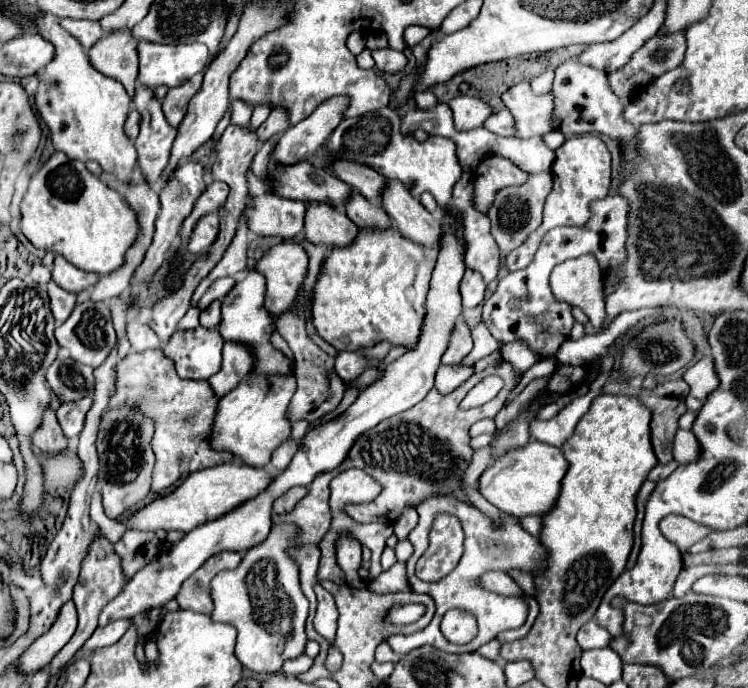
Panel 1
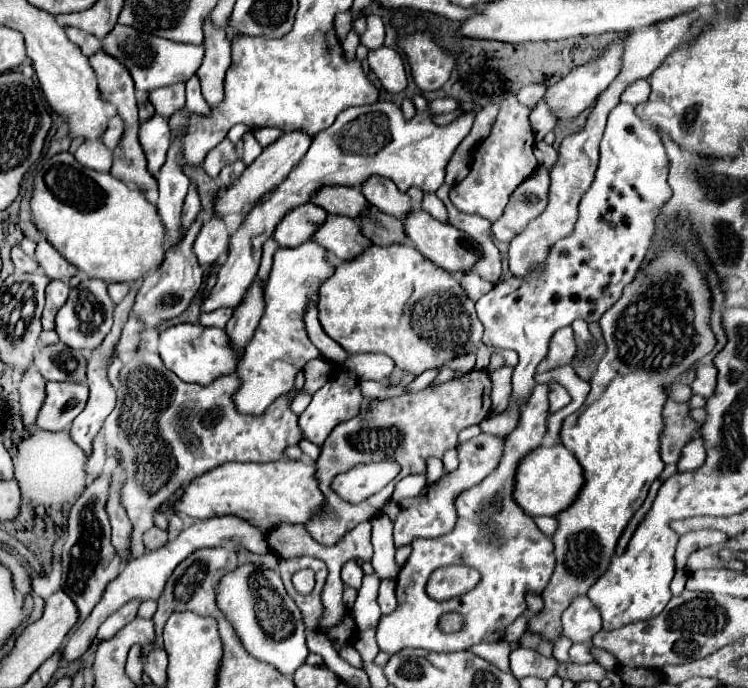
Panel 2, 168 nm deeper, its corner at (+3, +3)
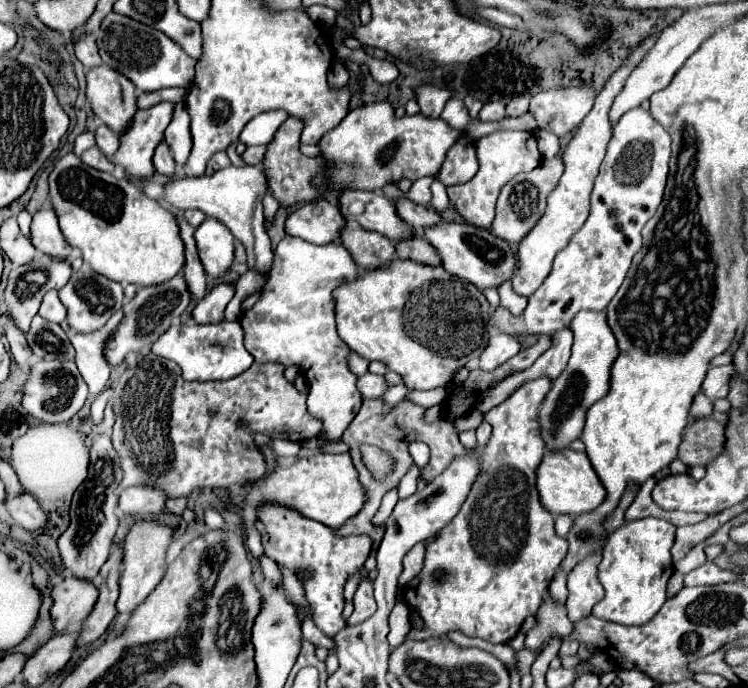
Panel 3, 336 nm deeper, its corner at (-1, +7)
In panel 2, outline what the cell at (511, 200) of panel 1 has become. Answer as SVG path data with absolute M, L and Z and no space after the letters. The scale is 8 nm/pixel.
M539 166L533 176L529 176L515 188L515 192L509 196L509 204L505 206L503 216L491 226L495 240L511 242L533 218L537 218L545 210L549 172L549 168Z

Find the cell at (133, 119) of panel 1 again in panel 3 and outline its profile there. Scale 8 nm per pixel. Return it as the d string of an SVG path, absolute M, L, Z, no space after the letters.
M101 124L101 126L97 128L95 138L97 138L97 146L103 150L103 154L105 154L107 158L111 158L111 156L117 152L119 144L121 144L119 136L117 136L111 128L107 128L105 124Z

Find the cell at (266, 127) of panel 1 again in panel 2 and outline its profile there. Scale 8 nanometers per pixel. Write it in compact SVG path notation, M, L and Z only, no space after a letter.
M257 128L257 130L255 130L255 138L259 140L261 146L273 144L281 134L283 134L283 132L281 132L279 128Z

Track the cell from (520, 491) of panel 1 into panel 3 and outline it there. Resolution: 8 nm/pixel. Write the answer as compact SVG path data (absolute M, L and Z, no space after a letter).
M565 448L561 452L547 452L537 468L537 492L541 498L541 504L553 514L585 514L595 510L603 498L605 498L605 488L597 474L593 472L593 466L587 458L585 452L575 452L571 448Z

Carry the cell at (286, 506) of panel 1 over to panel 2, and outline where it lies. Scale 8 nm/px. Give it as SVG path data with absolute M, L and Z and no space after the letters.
M275 460L275 462L227 462L215 470L197 476L185 494L175 502L175 512L191 520L209 520L215 516L239 516L251 526L267 532L273 524L307 524L325 506L325 496L319 488L315 462Z

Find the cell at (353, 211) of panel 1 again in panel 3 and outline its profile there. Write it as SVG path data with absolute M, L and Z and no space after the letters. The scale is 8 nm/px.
M417 232L407 240L395 242L395 250L399 258L409 258L409 260L415 260L421 264L433 264L433 266L441 264L435 248Z

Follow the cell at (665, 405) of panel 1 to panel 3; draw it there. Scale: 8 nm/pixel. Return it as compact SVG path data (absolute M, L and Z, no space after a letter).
M689 416L689 426L683 432L677 458L687 466L707 466L723 450L723 430L725 424L713 418Z

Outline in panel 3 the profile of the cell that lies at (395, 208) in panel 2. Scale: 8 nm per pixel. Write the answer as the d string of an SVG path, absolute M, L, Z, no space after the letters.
M397 198L395 200L395 210L399 212L399 218L405 220L405 224L415 228L417 232L421 232L423 228L443 220L437 212L433 212L433 208L421 206L421 204L417 204L417 202L409 200L409 198Z

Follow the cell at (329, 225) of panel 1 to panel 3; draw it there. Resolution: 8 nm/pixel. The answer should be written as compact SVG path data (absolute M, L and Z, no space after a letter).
M345 226L341 230L339 242L351 252L359 270L385 266L391 262L395 254L395 244L391 240L371 230L365 230L365 228Z

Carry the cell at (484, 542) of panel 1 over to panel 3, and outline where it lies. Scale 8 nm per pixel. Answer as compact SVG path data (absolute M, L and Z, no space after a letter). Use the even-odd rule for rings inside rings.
M537 378L537 380L525 382L525 384L523 384L521 388L517 388L517 390L515 390L515 392L513 392L513 394L511 394L503 404L499 404L499 406L491 408L489 412L485 412L485 420L493 426L491 440L489 440L489 444L487 444L485 450L483 450L485 472L479 474L479 478L477 478L477 482L473 484L473 488L471 488L471 492L469 492L465 504L463 504L463 508L459 510L459 514L457 514L457 516L447 524L447 528L443 528L443 530L439 532L439 536L437 536L433 542L427 544L425 560L423 560L423 568L421 568L421 572L417 574L415 580L411 580L411 582L403 588L403 596L405 596L405 602L407 602L409 610L415 612L415 614L423 620L423 628L415 628L415 626L411 628L411 632L407 634L409 640L441 638L441 636L445 636L445 634L457 630L457 632L463 632L463 634L469 636L469 638L477 636L477 638L489 640L489 642L493 642L493 644L509 642L509 640L519 632L523 620L525 620L527 616L537 614L537 610L541 608L543 598L549 594L549 584L551 584L551 580L553 580L553 576L555 576L555 572L557 572L561 560L563 560L565 554L567 554L567 540L561 538L561 536L557 536L557 532L555 532L555 528L553 528L553 516L551 516L551 514L541 506L541 502L539 502L539 494L537 494L537 488L535 488L535 470L537 470L537 466L539 466L539 462L541 462L541 458L543 458L543 454L545 454L545 444L543 444L541 432L539 432L539 418L537 418L537 416L539 416L539 404L543 404L543 400L545 400L545 396L547 396L549 390L551 390L551 382L549 382L549 378ZM473 534L479 534L479 550L475 548ZM435 570L445 570L445 572L447 572L447 578L441 580L441 582L437 582L437 580L433 578L433 572L435 572Z

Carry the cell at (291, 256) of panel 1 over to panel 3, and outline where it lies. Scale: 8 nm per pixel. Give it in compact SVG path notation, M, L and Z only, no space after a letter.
M285 236L275 248L275 262L263 288L263 298L243 314L243 320L239 320L245 332L245 348L255 358L255 362L277 362L283 366L299 366L303 370L309 382L309 412L323 422L323 434L331 442L341 438L353 416L357 416L363 402L356 386L357 376L347 368L349 346L337 334L331 296L341 282L355 280L357 274L357 264L339 242L317 246L301 238Z

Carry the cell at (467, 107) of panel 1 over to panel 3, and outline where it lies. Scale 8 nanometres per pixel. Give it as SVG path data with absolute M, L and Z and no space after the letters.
M421 86L417 90L417 102L421 106L421 112L429 118L439 118L443 112L445 102L451 98L451 92L437 86Z

